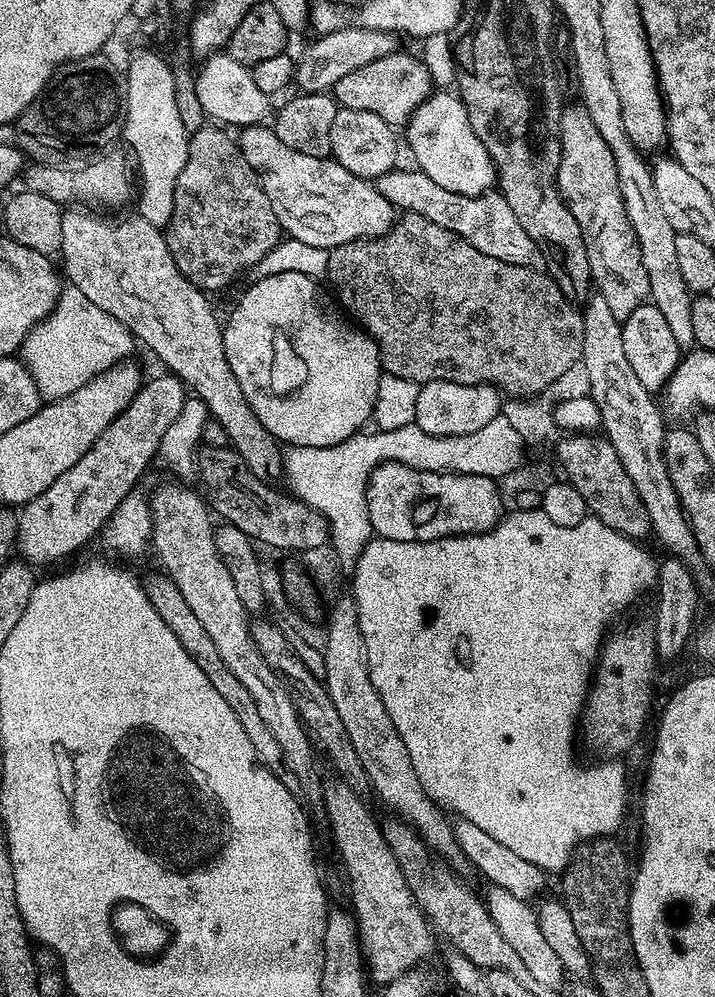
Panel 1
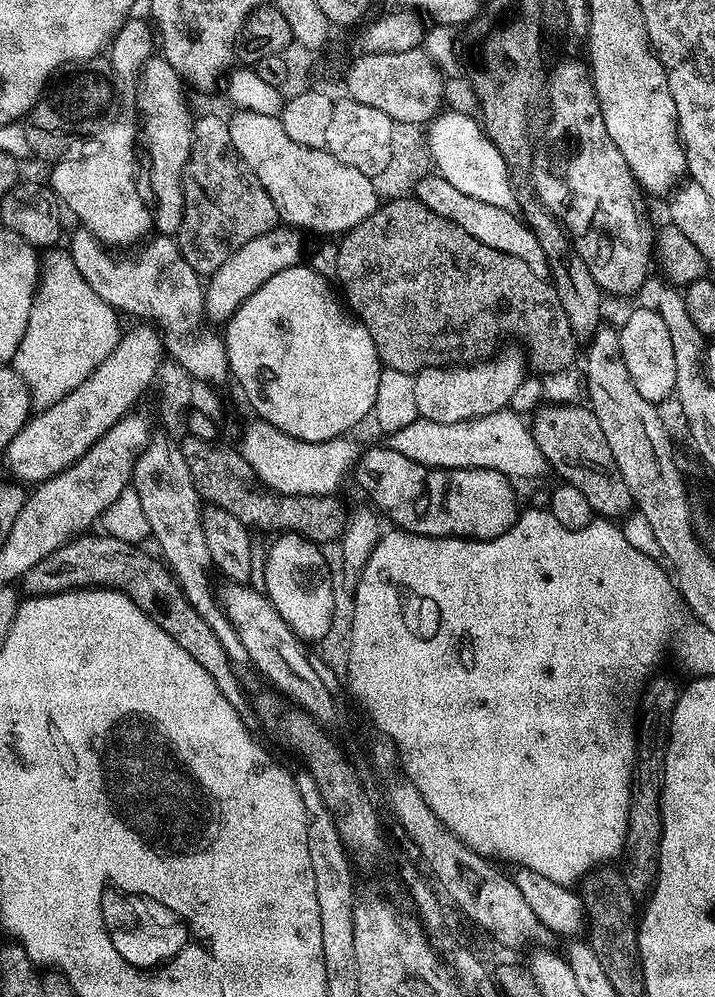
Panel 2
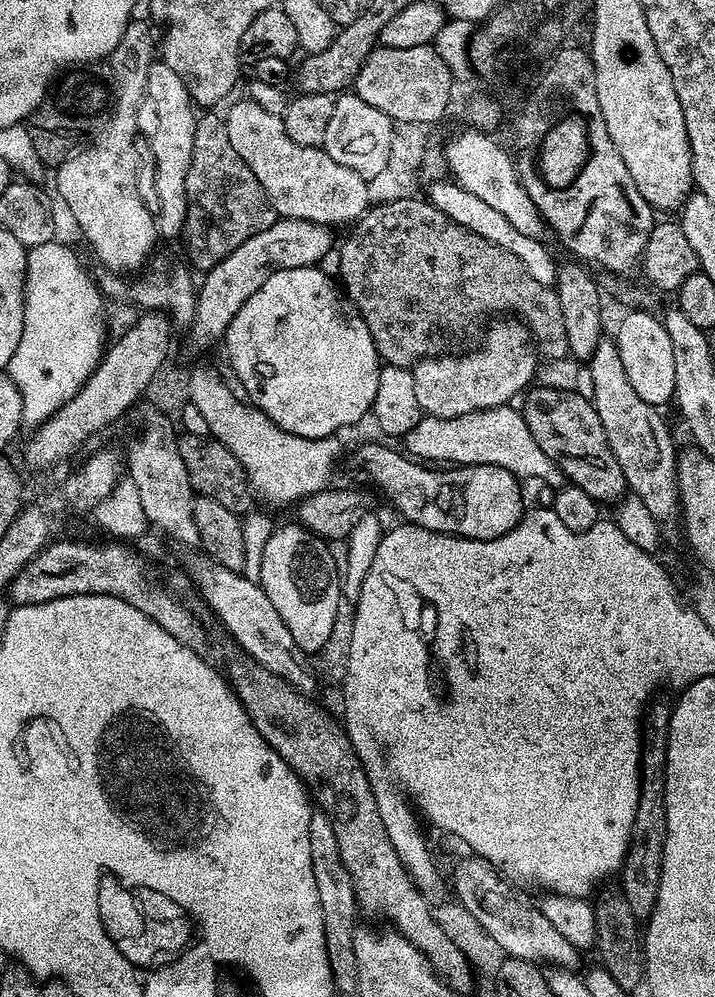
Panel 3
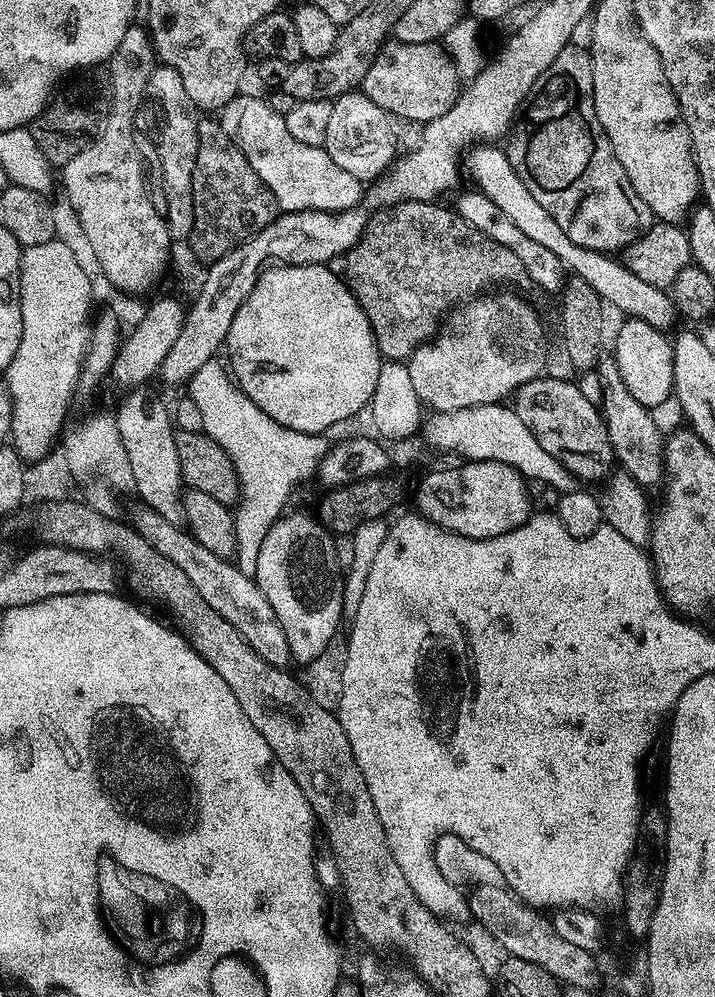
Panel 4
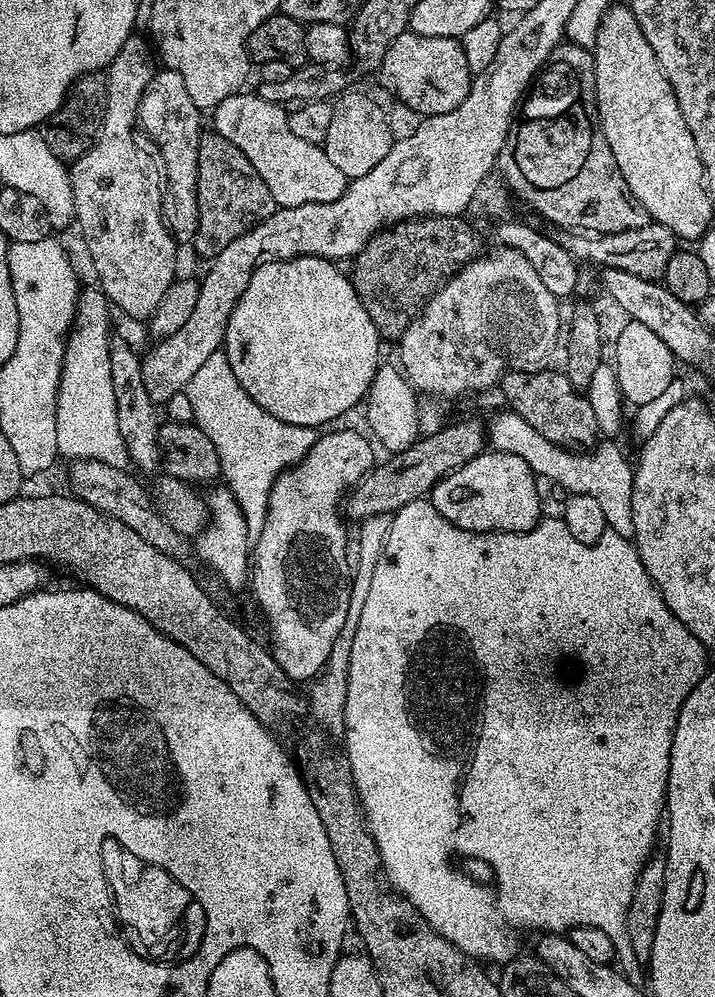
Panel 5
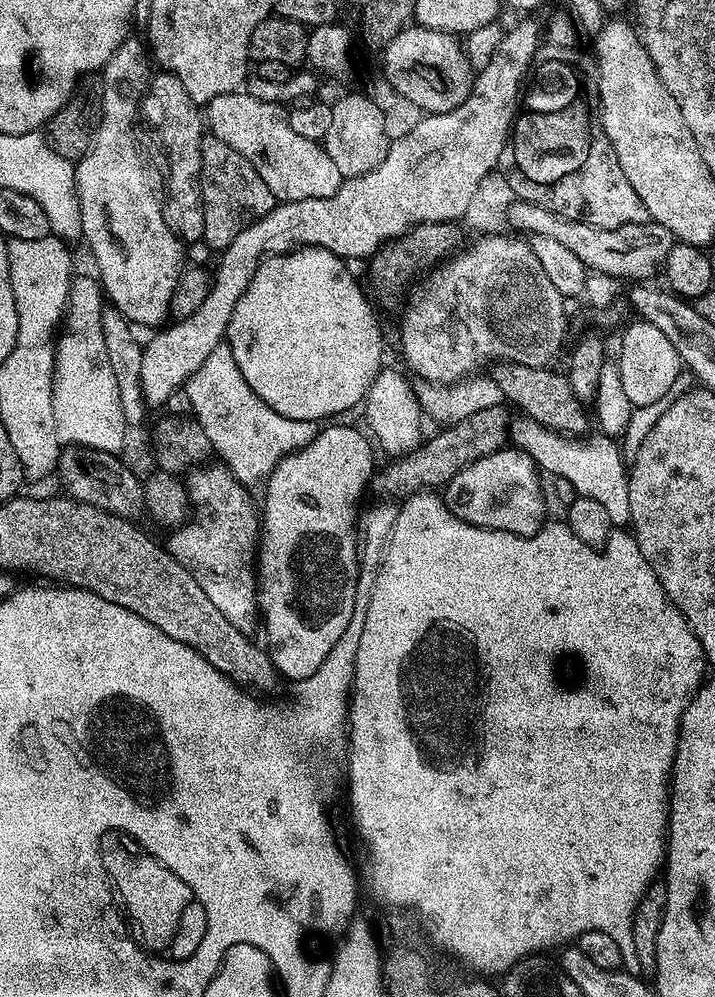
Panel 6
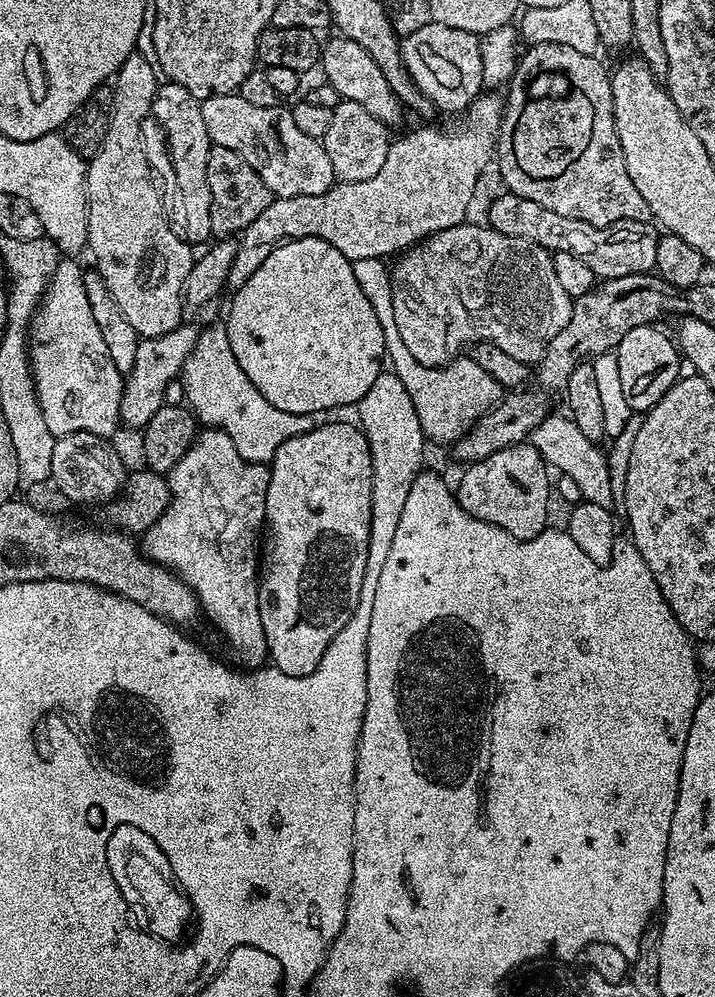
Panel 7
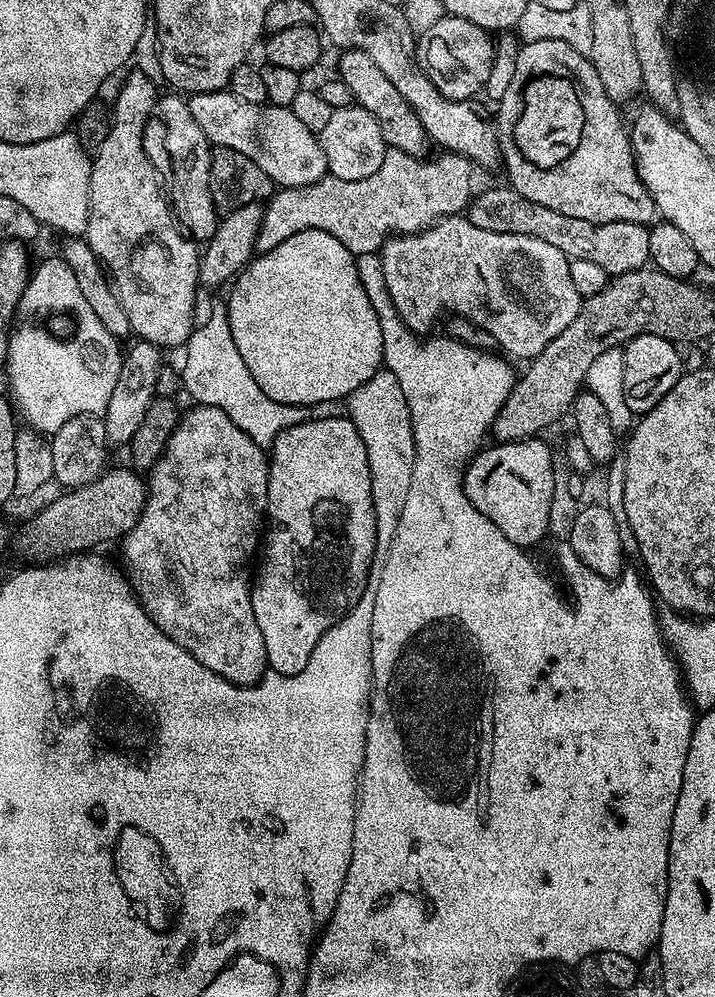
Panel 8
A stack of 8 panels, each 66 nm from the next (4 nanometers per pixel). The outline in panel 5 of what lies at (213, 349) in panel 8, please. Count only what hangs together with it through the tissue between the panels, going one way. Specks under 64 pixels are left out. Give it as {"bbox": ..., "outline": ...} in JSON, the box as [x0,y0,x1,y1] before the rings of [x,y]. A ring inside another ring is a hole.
{"bbox":[185,350,286,540],"outline":[[[221,350],[210,354],[206,358],[201,369],[190,378],[185,392],[192,405],[193,423],[199,426],[204,434],[214,442],[217,454],[217,463],[222,476],[225,476],[226,486],[235,494],[239,508],[246,518],[249,539],[255,540],[261,536],[262,528],[265,526],[265,518],[268,513],[269,494],[273,488],[273,482],[286,469],[284,467],[284,428],[280,428],[280,419],[274,418],[269,411],[264,411],[250,394],[242,388],[233,368],[229,364],[229,358]]]}

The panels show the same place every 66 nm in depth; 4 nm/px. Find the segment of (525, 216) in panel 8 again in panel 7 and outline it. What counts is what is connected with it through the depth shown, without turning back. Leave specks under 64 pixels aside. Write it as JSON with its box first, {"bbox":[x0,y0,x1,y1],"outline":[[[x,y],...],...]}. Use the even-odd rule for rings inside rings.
{"bbox":[487,191,661,280],"outline":[[[509,191],[503,193],[488,208],[487,227],[510,238],[526,238],[555,254],[574,254],[574,258],[586,262],[597,278],[613,280],[630,274],[648,274],[656,267],[658,242],[661,233],[655,223],[647,220],[623,220],[610,226],[590,226],[590,222],[578,222],[578,218],[565,218],[554,214],[530,198],[518,198]]]}

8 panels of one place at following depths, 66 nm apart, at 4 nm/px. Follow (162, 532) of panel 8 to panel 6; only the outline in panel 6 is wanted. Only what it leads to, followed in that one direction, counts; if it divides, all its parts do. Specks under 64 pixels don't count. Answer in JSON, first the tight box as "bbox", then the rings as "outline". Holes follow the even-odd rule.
{"bbox":[166,466,262,634],"outline":[[[200,466],[189,471],[186,489],[196,520],[189,519],[179,525],[166,547],[182,567],[206,590],[206,598],[226,614],[230,626],[238,626],[245,634],[258,628],[258,572],[254,561],[258,556],[258,537],[262,532],[262,520],[258,508],[248,497],[249,490],[240,483],[228,468]]]}

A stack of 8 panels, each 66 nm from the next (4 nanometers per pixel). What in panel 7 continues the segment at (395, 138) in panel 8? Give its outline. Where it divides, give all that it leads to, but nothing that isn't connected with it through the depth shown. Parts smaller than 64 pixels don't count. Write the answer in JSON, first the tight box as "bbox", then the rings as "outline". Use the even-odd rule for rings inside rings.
{"bbox":[318,34,406,126],"outline":[[[339,34],[333,37],[333,40],[325,39],[320,50],[318,68],[319,71],[324,71],[323,79],[326,83],[338,92],[341,100],[358,102],[358,106],[374,114],[378,122],[386,126],[398,123],[406,115],[406,109],[394,94],[394,90],[390,90],[390,82],[386,82],[382,66],[378,66],[378,62],[374,62],[374,58],[370,58],[370,54],[366,54],[366,50],[358,46],[358,42]]]}

